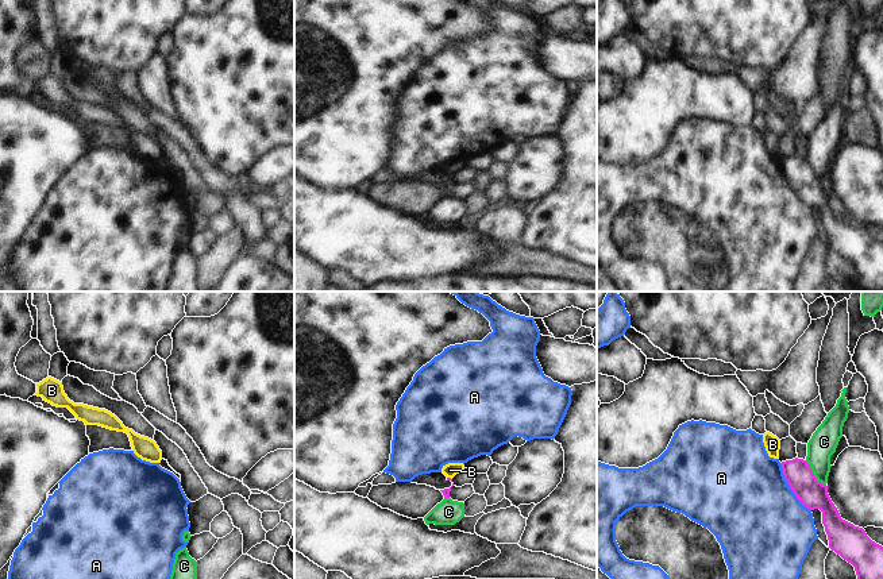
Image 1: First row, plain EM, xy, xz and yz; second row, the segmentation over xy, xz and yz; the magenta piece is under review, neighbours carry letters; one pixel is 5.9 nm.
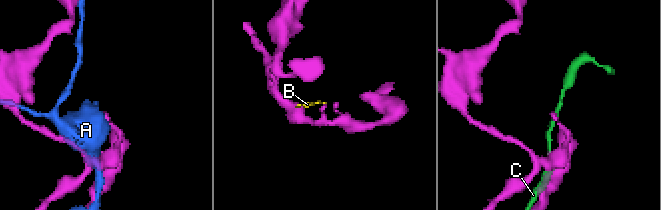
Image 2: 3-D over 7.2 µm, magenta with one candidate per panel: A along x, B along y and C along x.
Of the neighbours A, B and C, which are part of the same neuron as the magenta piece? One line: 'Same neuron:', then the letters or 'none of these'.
Same neuron: none of these

